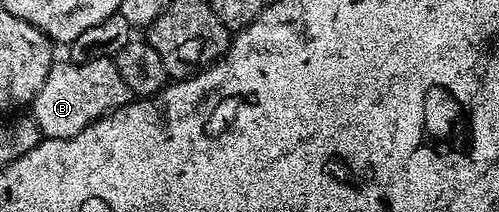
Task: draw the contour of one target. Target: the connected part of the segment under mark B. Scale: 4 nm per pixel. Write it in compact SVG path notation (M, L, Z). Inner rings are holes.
M111 59L91 60L85 64L63 63L53 63L46 82L42 82L42 90L38 90L30 105L30 115L40 128L41 137L70 138L133 99Z

